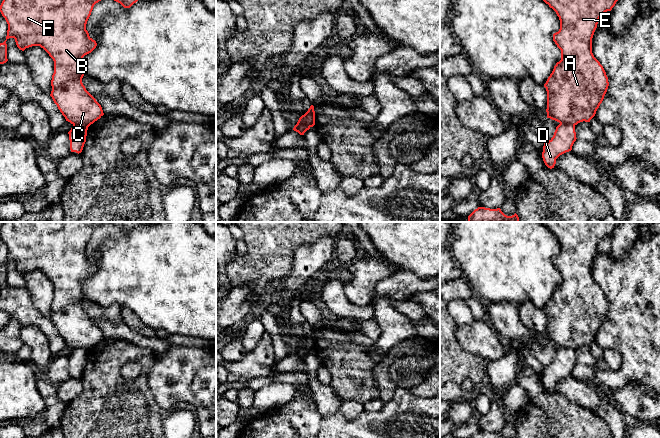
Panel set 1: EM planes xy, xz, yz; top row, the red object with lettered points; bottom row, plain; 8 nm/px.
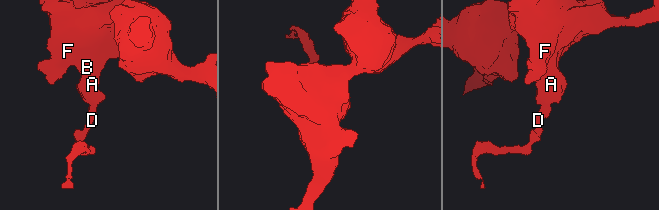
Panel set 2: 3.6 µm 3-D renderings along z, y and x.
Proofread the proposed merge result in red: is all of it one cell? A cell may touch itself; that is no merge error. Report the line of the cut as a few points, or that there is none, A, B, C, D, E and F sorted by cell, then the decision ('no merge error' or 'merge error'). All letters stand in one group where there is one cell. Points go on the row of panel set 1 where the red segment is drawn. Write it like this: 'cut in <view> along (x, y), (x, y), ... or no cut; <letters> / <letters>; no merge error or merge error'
cut in xy along (73, 124), (88, 126); A B C E F / D; merge error

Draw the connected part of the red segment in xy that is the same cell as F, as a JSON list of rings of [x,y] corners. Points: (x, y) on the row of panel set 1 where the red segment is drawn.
[[[3,0],[1,5],[0,5],[0,12],[2,14],[2,16],[5,18],[7,24],[8,24],[8,30],[7,30],[7,36],[6,36],[6,40],[3,42],[3,43],[0,43],[0,64],[4,64],[8,61],[7,59],[7,44],[6,44],[6,41],[9,39],[9,38],[14,38],[15,39],[15,42],[16,42],[16,45],[17,47],[24,51],[26,48],[29,48],[29,47],[32,47],[32,46],[40,46],[41,48],[43,48],[48,54],[49,56],[53,59],[54,61],[54,73],[52,75],[52,80],[51,80],[51,86],[52,86],[52,91],[51,91],[51,94],[50,96],[52,97],[54,103],[57,105],[58,109],[60,110],[60,112],[62,113],[62,115],[65,117],[66,121],[70,122],[71,124],[75,125],[75,124],[83,124],[85,126],[90,126],[91,124],[93,124],[95,121],[97,121],[98,119],[100,119],[104,113],[103,113],[103,110],[102,110],[102,107],[101,105],[96,101],[96,99],[86,90],[85,86],[83,85],[82,83],[82,78],[84,76],[84,71],[83,71],[83,57],[89,53],[91,53],[97,46],[97,43],[95,40],[93,40],[90,36],[89,36],[89,33],[88,31],[86,30],[86,24],[87,24],[87,21],[91,15],[91,12],[93,10],[93,7],[96,3],[98,3],[99,1],[101,0]]]

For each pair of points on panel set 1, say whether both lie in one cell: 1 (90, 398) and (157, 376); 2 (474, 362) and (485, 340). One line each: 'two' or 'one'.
1: two
2: two

